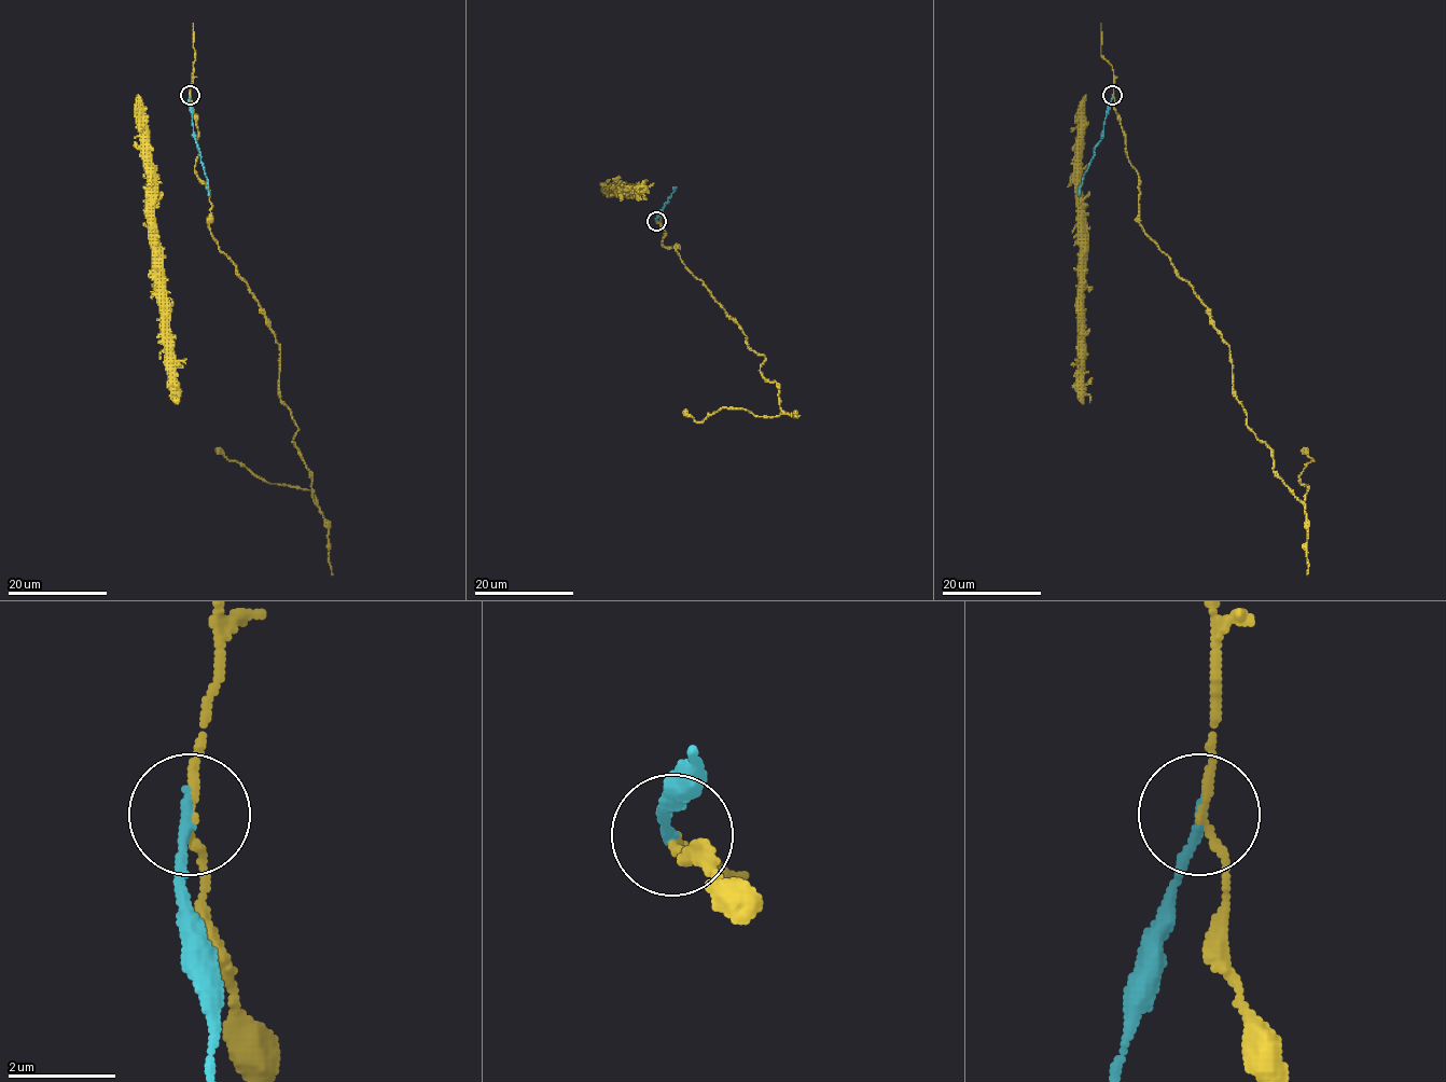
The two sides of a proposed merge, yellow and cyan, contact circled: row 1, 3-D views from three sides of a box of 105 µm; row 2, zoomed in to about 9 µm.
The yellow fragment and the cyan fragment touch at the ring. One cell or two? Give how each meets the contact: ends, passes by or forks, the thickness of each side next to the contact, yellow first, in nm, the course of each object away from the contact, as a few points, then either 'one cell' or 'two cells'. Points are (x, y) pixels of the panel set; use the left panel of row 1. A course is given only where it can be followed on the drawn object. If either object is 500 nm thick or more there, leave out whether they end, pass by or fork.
yellow passes by; cyan ends there; 140 nm thick on the yellow side, 220 nm on the other; yellow runs (189, 95), (209, 229), (280, 347), (279, 394), (315, 501), (216, 448); cyan runs (189, 95), (193, 137), (209, 195); two cells

